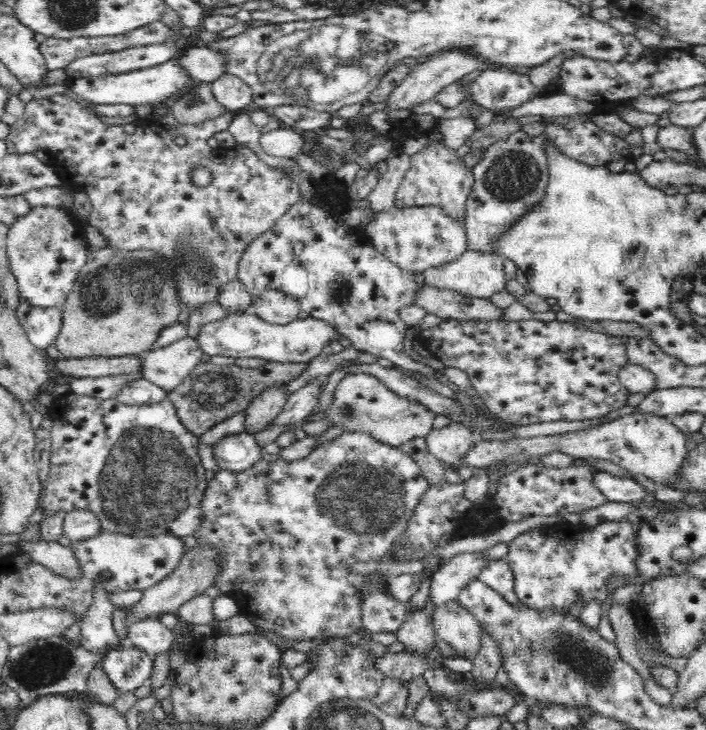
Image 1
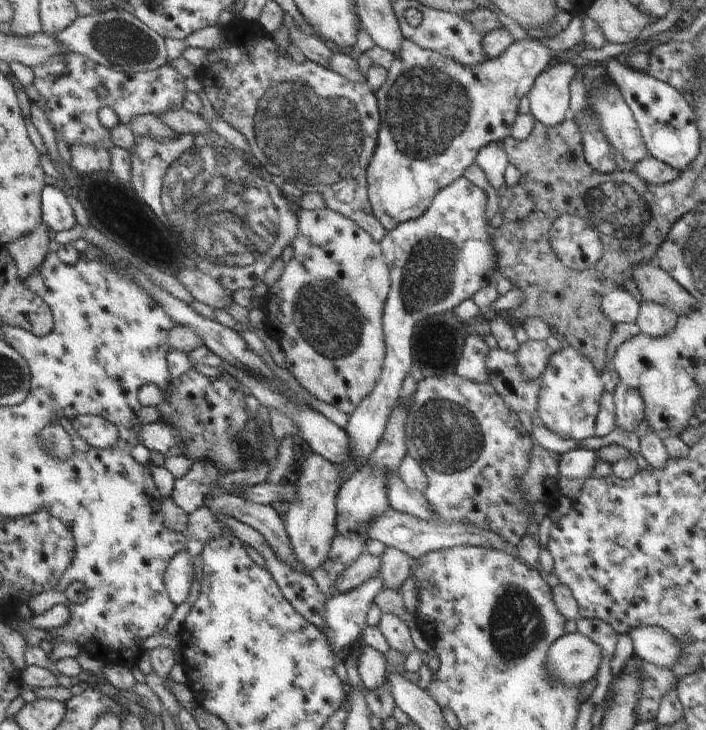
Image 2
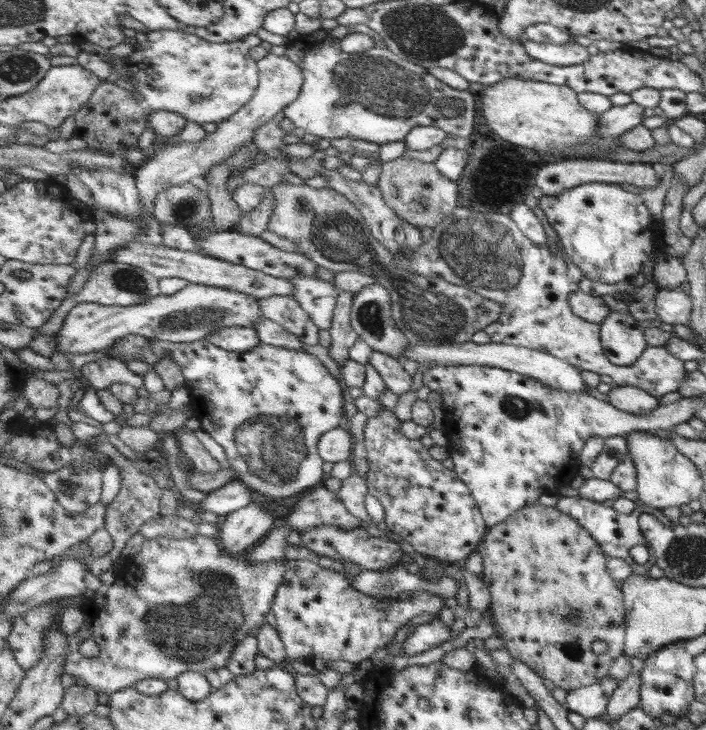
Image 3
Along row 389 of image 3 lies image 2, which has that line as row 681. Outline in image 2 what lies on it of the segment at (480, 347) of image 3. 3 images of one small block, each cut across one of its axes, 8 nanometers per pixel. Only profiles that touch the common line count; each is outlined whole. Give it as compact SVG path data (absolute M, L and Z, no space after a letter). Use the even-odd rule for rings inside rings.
M578 631L562 636L551 647L550 666L555 674L555 680L563 680L567 686L581 686L597 676L599 664L601 664L601 648Z

